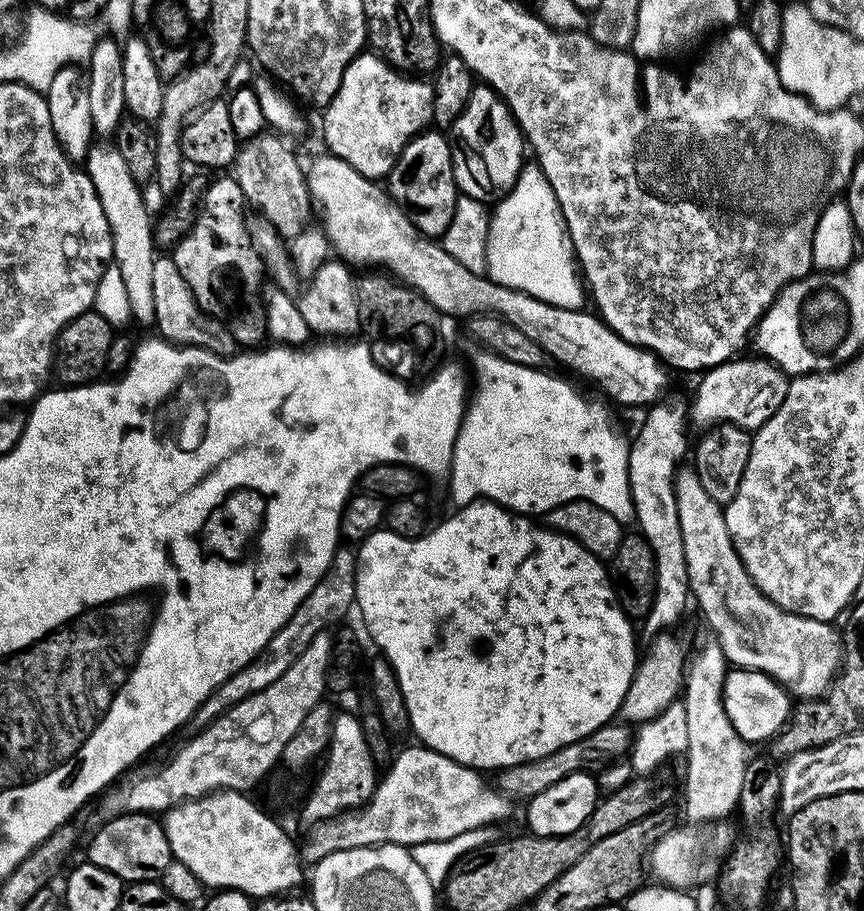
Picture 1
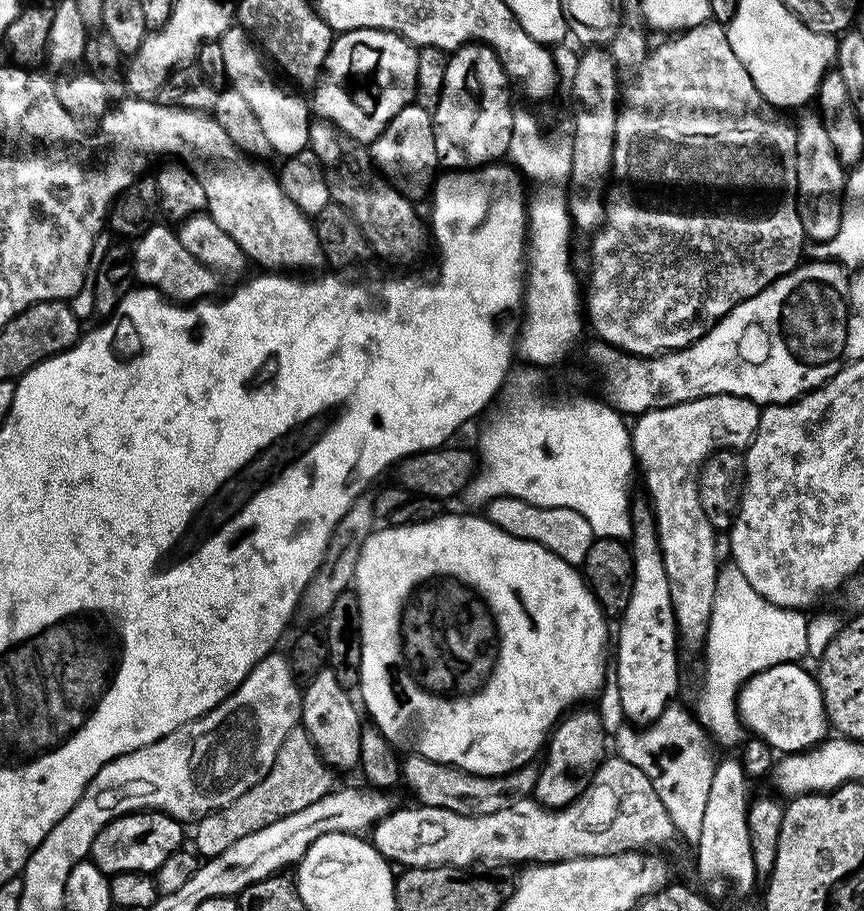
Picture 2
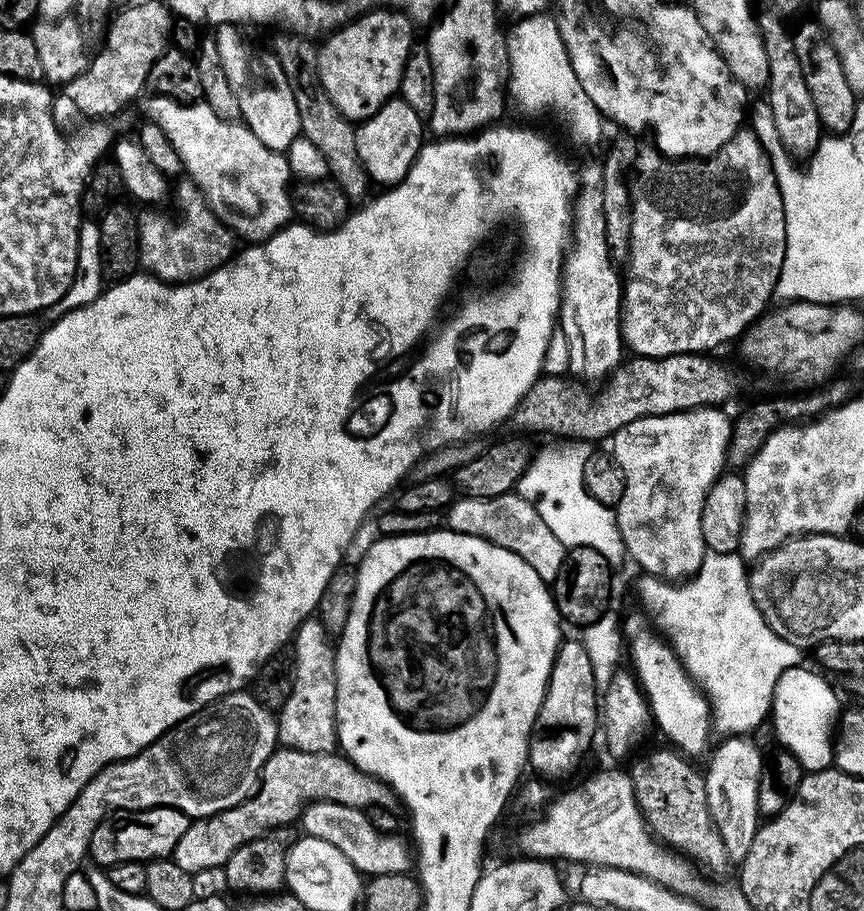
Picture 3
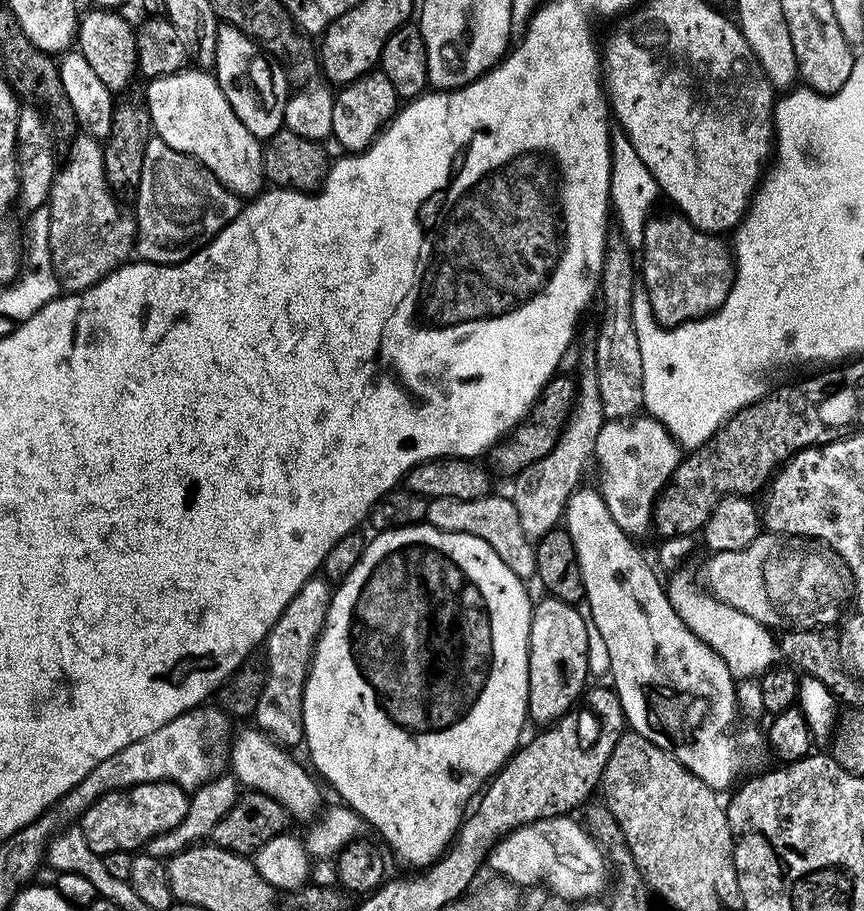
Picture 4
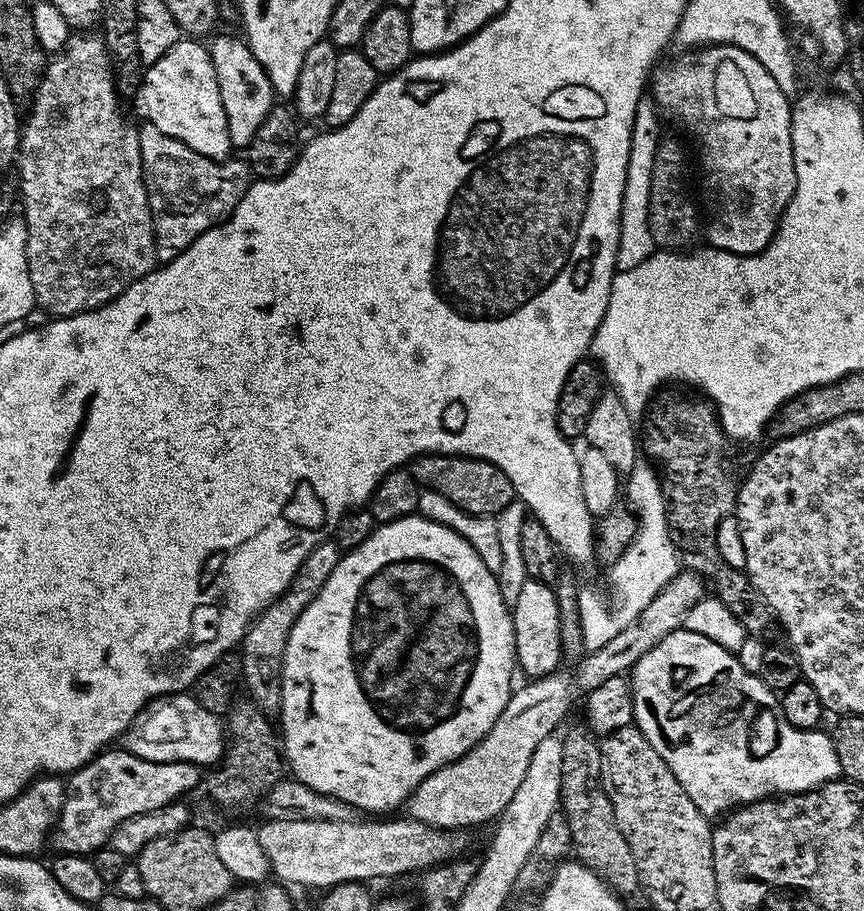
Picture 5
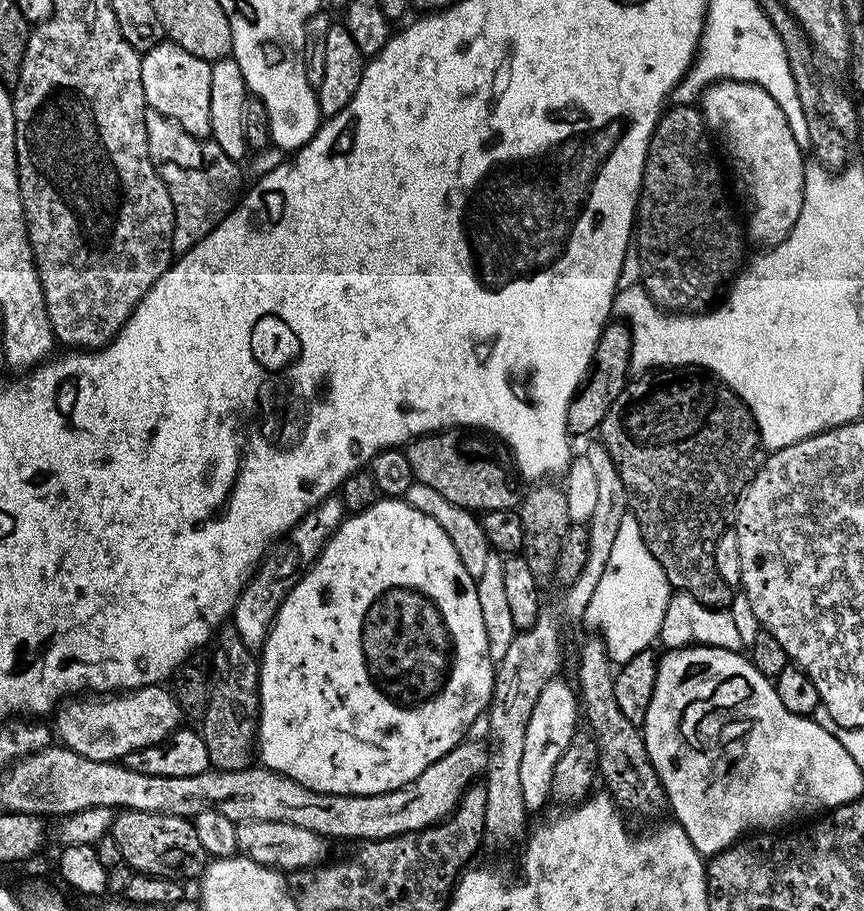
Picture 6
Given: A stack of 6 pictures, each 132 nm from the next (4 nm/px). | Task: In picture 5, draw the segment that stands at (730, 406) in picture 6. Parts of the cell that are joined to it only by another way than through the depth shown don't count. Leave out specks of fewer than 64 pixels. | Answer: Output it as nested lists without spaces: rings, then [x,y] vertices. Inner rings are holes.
[[[672,392],[659,396],[657,395],[651,401],[650,411],[646,416],[648,425],[644,428],[644,434],[642,430],[642,440],[643,443],[644,440],[648,443],[647,455],[653,461],[658,462],[662,469],[663,491],[667,500],[668,529],[671,532],[672,541],[676,545],[683,563],[691,571],[698,572],[705,578],[710,577],[711,591],[712,588],[716,591],[713,592],[715,599],[722,601],[726,610],[730,610],[730,614],[734,614],[734,618],[740,620],[745,633],[752,635],[753,632],[754,635],[760,636],[763,632],[770,631],[772,624],[774,628],[774,617],[771,610],[768,609],[767,602],[749,582],[748,573],[721,562],[716,549],[718,526],[736,511],[738,476],[732,473],[732,460],[728,457],[730,437],[724,433],[724,427],[720,425],[720,417],[716,415],[716,406],[711,400],[707,398],[695,400],[692,396],[675,396]]]

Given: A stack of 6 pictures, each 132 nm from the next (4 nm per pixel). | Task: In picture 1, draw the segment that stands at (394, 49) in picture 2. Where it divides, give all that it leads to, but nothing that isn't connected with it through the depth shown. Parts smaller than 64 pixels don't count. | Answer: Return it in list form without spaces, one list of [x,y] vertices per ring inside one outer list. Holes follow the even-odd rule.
[[[377,54],[354,57],[346,66],[346,74],[342,74],[342,86],[338,86],[338,94],[334,94],[334,98],[323,109],[327,151],[345,160],[367,180],[383,181],[396,165],[404,147],[432,124],[432,84],[424,81],[424,78],[411,78],[411,75],[393,68]]]

